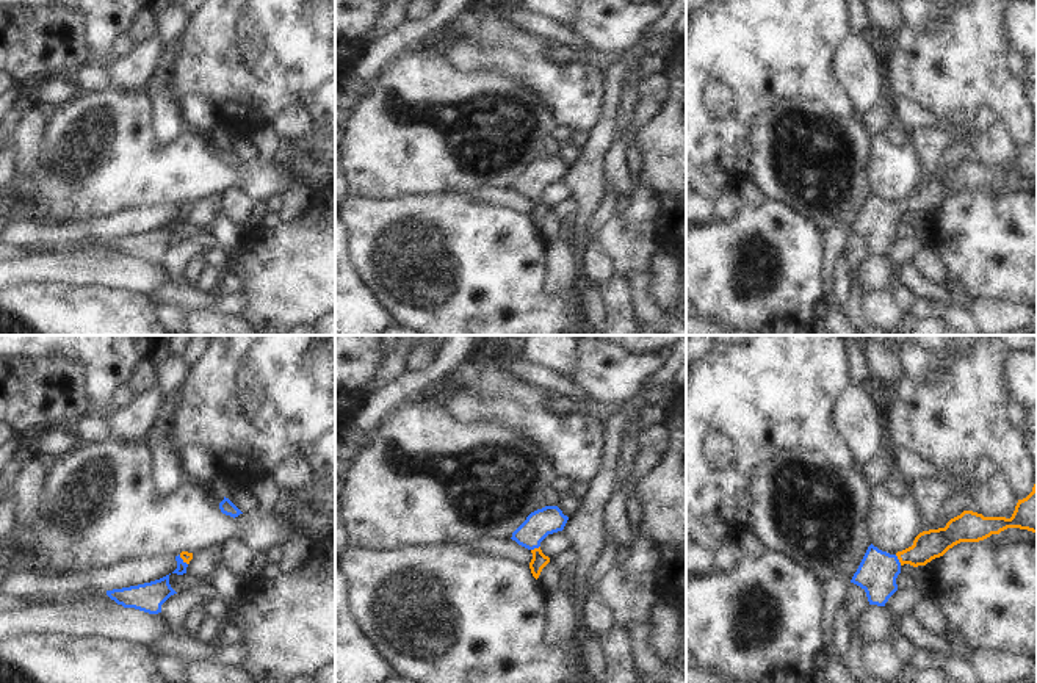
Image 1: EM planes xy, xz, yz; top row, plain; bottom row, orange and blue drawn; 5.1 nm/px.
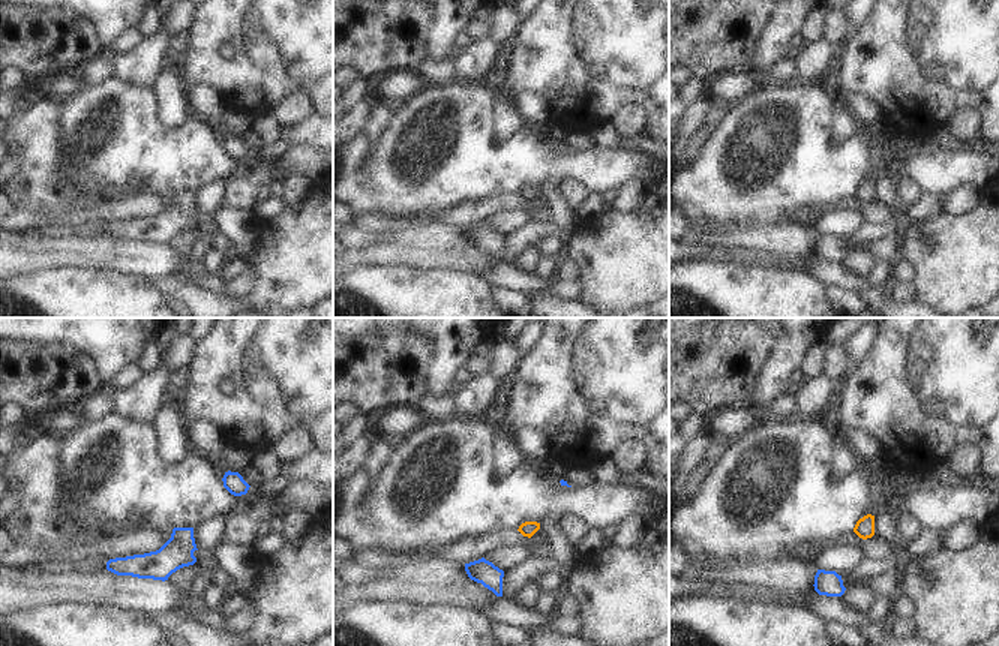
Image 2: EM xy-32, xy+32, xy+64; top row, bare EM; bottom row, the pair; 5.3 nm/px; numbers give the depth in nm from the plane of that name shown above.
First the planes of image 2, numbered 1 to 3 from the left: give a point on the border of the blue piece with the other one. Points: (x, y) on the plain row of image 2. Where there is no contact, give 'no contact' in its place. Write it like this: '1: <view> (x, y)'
1: no contact
2: no contact
3: no contact

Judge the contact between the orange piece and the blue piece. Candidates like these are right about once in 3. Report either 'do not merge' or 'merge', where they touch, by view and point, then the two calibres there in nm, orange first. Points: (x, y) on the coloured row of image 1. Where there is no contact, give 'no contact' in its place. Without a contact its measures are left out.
merge | yz (898, 558) | 150/200 nm

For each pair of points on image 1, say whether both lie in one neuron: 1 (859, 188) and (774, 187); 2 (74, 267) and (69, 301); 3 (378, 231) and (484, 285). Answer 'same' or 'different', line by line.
1: same
2: different
3: same

